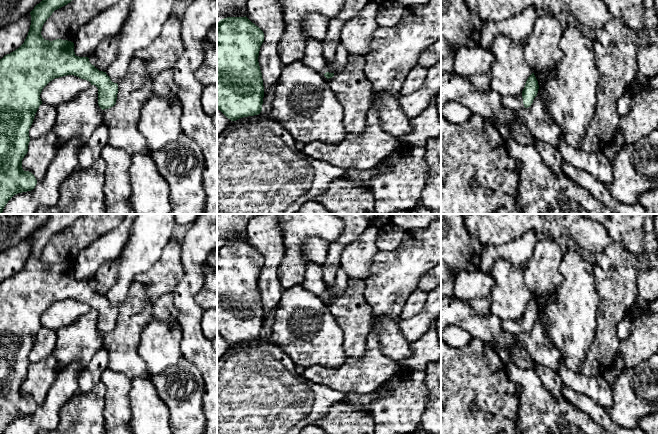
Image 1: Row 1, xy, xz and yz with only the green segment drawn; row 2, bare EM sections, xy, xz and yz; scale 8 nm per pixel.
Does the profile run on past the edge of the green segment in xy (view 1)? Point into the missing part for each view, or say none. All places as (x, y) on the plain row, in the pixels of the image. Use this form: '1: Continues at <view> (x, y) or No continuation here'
1: No continuation here

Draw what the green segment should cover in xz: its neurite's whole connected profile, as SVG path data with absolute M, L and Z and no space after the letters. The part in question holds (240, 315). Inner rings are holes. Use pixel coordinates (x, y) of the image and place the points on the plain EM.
M227 241L217 249L217 333L236 345L262 335L264 310L258 280L263 255L245 241Z

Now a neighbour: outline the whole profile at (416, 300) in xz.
M419 287L416 288L407 298L405 302L400 319L409 319L419 314L428 298L428 292L421 290Z

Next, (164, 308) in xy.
M165 294L153 301L152 317L164 321L176 321L179 311L174 304L174 296Z

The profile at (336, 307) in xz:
M350 279L347 290L328 303L331 314L343 330L346 357L361 358L374 320L372 307L366 302L362 279Z

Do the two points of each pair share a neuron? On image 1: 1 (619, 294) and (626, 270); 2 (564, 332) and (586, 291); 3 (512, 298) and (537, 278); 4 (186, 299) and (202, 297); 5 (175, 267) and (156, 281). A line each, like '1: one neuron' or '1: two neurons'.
1: one neuron
2: one neuron
3: two neurons
4: two neurons
5: one neuron

